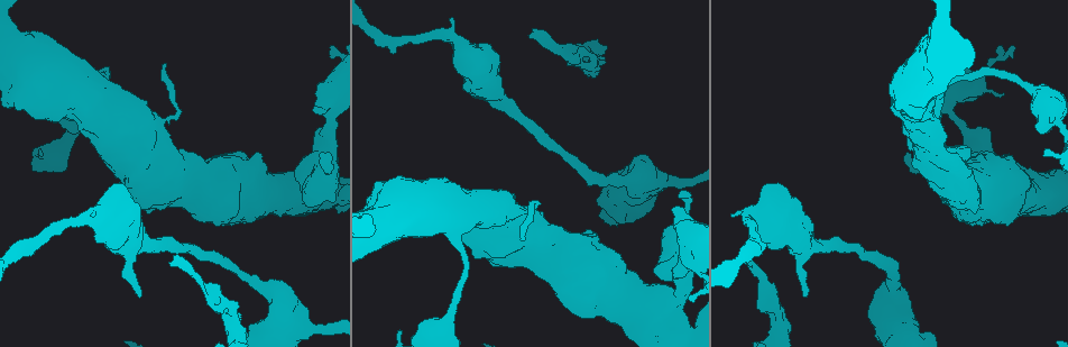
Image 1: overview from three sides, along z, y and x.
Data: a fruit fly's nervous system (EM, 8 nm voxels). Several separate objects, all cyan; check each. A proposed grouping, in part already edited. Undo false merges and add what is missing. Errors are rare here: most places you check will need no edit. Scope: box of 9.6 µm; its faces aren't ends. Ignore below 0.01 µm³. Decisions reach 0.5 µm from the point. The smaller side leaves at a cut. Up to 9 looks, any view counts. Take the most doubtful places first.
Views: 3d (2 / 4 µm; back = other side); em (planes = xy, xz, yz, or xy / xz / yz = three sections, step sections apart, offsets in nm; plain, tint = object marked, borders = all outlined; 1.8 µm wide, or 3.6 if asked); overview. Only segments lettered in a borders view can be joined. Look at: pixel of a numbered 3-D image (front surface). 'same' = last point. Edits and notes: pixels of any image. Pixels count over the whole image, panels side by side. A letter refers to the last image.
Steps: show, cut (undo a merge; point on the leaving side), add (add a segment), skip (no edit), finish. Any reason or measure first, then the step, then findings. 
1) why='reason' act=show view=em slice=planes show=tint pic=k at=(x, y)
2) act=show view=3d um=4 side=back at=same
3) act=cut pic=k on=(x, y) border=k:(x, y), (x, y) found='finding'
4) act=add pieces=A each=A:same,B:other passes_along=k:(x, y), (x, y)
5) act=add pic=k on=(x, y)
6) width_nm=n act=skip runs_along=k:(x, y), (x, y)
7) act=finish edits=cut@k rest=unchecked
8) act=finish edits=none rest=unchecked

why='an open end' act=show view=3d um=2 pic=1 at=(774, 323)

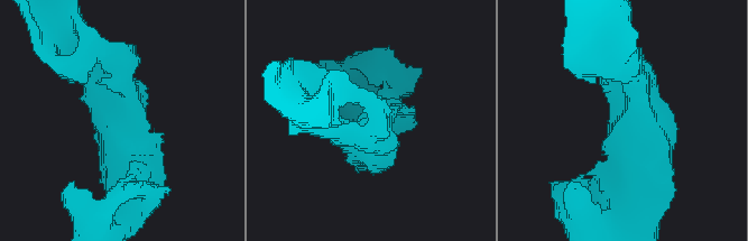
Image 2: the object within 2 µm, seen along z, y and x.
why='need the tissue' act=show view=em slice=planes show=tint pic=2 at=(399, 111)

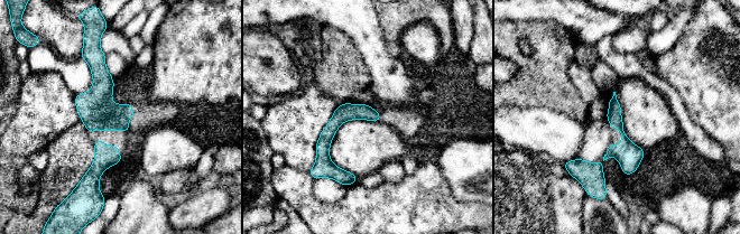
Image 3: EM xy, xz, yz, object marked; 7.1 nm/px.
why='see the neighbours' act=show view=em slice=planes show=borders at=same

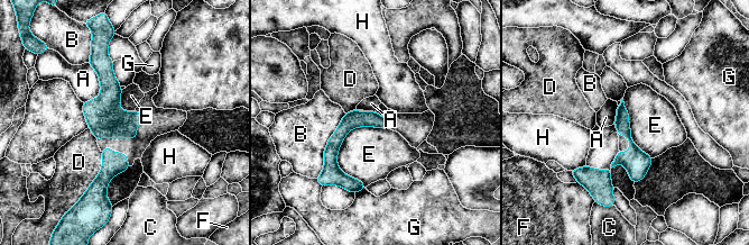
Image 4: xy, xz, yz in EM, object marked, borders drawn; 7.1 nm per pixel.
act=skip each=A:other,B:other,C:other,D:other,E:other,F:other,G:other,H:other runs_along=4:(621, 107), (631, 151), (607, 172), (610, 190) found='no lettered segment goes on from it'

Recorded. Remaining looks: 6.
why='an open end' act=show view=em slice=planes show=borders pic=1 at=(534, 29)

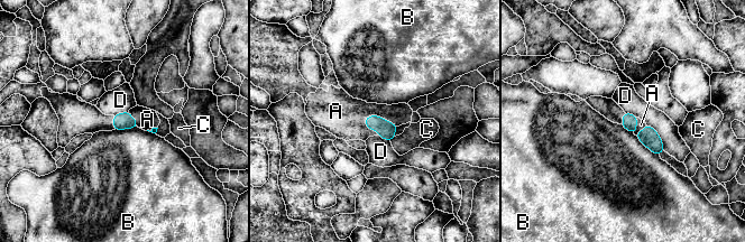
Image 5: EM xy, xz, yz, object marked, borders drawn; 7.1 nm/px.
width_nm=110 longest_contact=A:260nm act=add pieces=A each=A:same,B:other,C:other,D:other found='it goes on there'

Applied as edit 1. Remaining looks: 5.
act=show view=overview

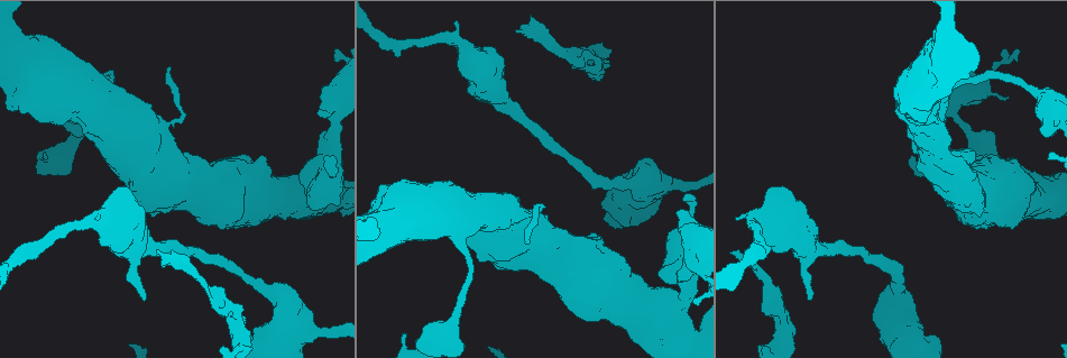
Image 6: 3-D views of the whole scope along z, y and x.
why='branch stops here' act=show view=3d um=2 pic=6 at=(810, 299)

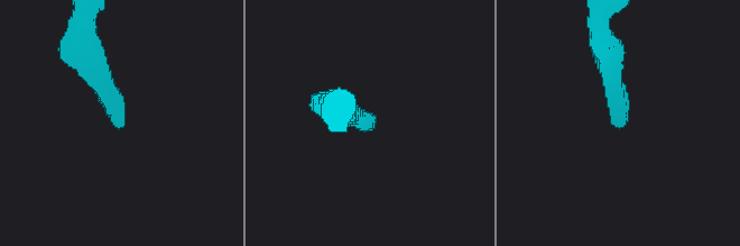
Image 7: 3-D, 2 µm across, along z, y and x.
why='now the EM' act=show view=em slice=yz step=4 show=tint pic=7 at=(370, 125)

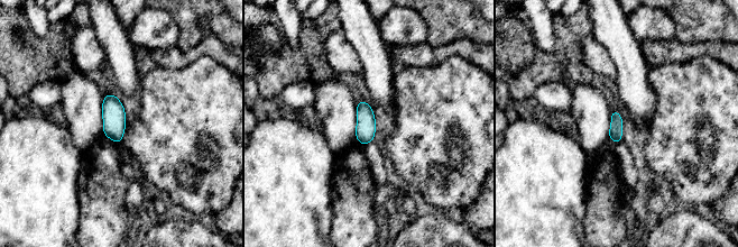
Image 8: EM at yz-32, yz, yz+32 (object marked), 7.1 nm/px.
act=show view=em slice=planes show=borders at=same

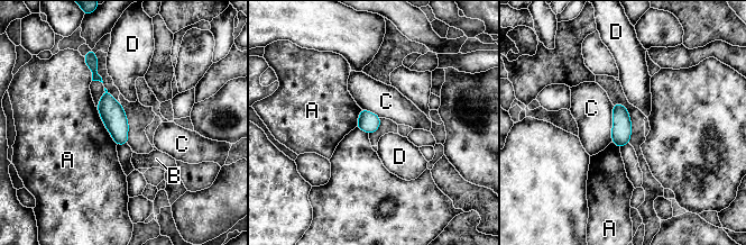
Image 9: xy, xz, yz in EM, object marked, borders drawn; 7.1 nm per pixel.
longest_contact=A:320nm act=skip each=A:other,B:other,C:other,D:other border=9:(613, 105), (611, 142) found='none of them fits'

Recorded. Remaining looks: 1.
act=finish edits=add@5 rest=unchecked

